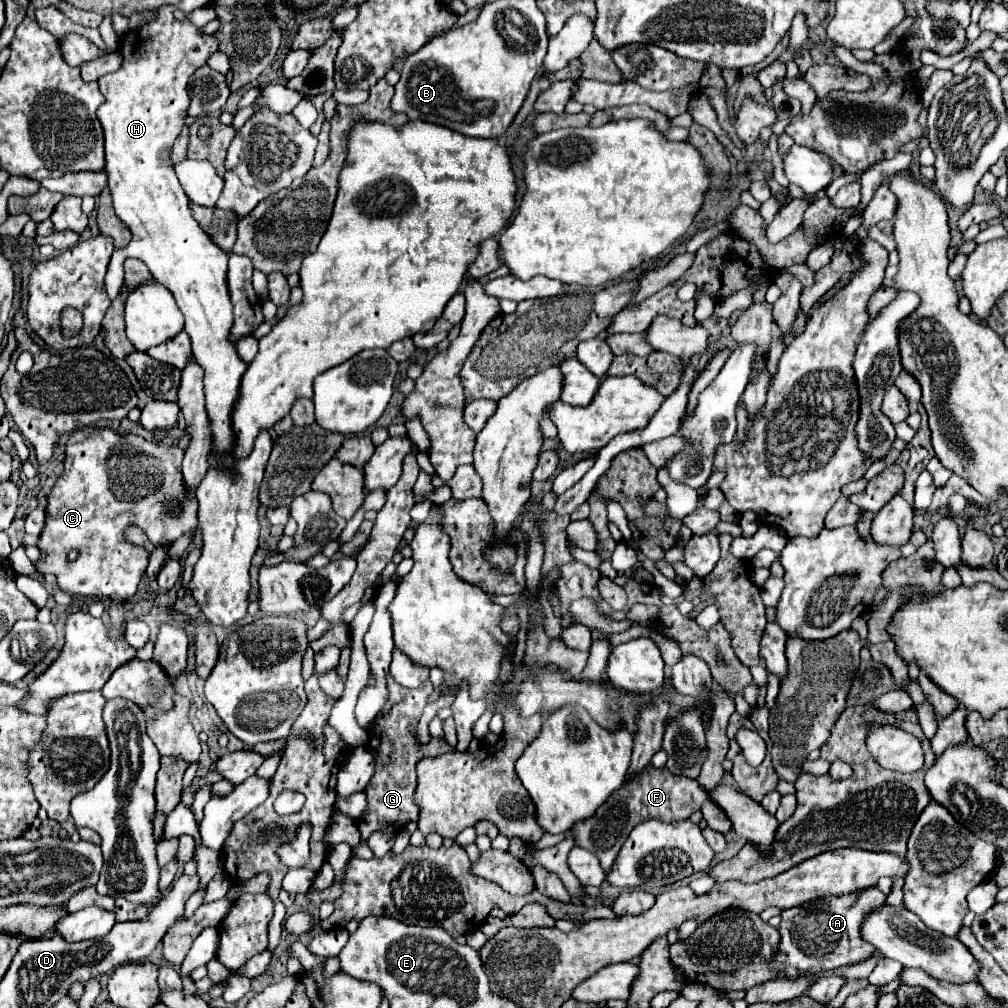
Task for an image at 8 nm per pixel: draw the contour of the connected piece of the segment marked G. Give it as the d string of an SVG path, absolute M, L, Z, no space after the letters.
M387 678L389 684L389 716L377 716L371 726L371 752L375 754L375 774L371 778L371 784L365 788L367 794L367 810L357 820L361 838L367 840L373 832L385 832L385 834L397 834L405 828L407 822L417 822L419 806L415 804L415 788L417 788L417 774L415 764L421 758L427 756L441 756L447 752L455 752L453 746L449 746L443 738L433 738L427 744L421 744L415 736L417 722L423 714L423 708L427 704L427 698L433 694L433 686L425 684L417 690L403 688L393 682L393 678Z

